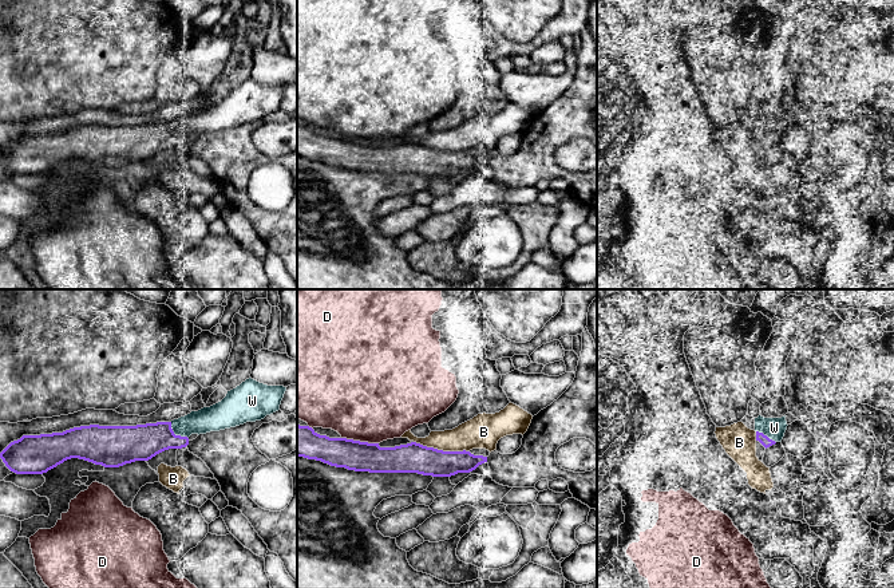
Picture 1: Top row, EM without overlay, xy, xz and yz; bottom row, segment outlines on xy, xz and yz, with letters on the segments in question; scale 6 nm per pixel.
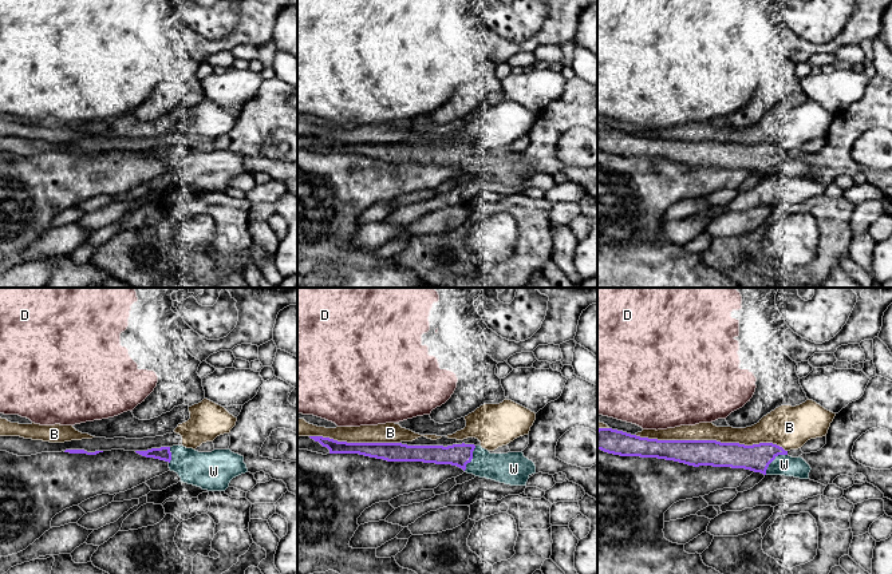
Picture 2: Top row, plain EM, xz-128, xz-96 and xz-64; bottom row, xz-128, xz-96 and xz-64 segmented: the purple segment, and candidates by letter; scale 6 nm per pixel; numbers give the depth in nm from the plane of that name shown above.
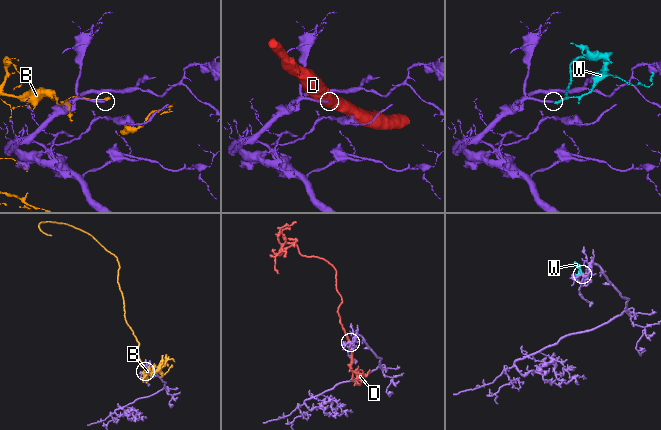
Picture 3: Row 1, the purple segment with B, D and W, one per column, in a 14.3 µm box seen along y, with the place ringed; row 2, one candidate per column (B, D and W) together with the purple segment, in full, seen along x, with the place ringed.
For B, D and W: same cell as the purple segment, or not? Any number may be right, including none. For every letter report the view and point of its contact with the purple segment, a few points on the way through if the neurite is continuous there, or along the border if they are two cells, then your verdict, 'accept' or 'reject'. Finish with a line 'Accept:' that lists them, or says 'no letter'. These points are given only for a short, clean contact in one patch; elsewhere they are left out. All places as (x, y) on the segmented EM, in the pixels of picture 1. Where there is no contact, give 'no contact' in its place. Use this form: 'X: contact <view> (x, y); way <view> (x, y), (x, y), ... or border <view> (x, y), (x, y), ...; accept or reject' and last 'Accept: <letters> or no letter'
B: contact xz (442, 450); reject
D: contact xz (359, 441); border xz (341, 437), (378, 444); reject
W: contact xy (174, 434); accept
Accept: W

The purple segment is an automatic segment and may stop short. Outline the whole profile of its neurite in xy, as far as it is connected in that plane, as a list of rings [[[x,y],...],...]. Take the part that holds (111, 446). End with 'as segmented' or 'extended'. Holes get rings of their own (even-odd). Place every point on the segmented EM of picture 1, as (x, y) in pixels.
[[[252,378],[226,396],[198,411],[174,419],[137,426],[80,426],[63,433],[23,435],[0,458],[16,474],[43,474],[71,458],[104,467],[149,461],[169,449],[189,445],[191,434],[206,434],[264,419],[280,410],[286,387],[268,386]]]; extended

